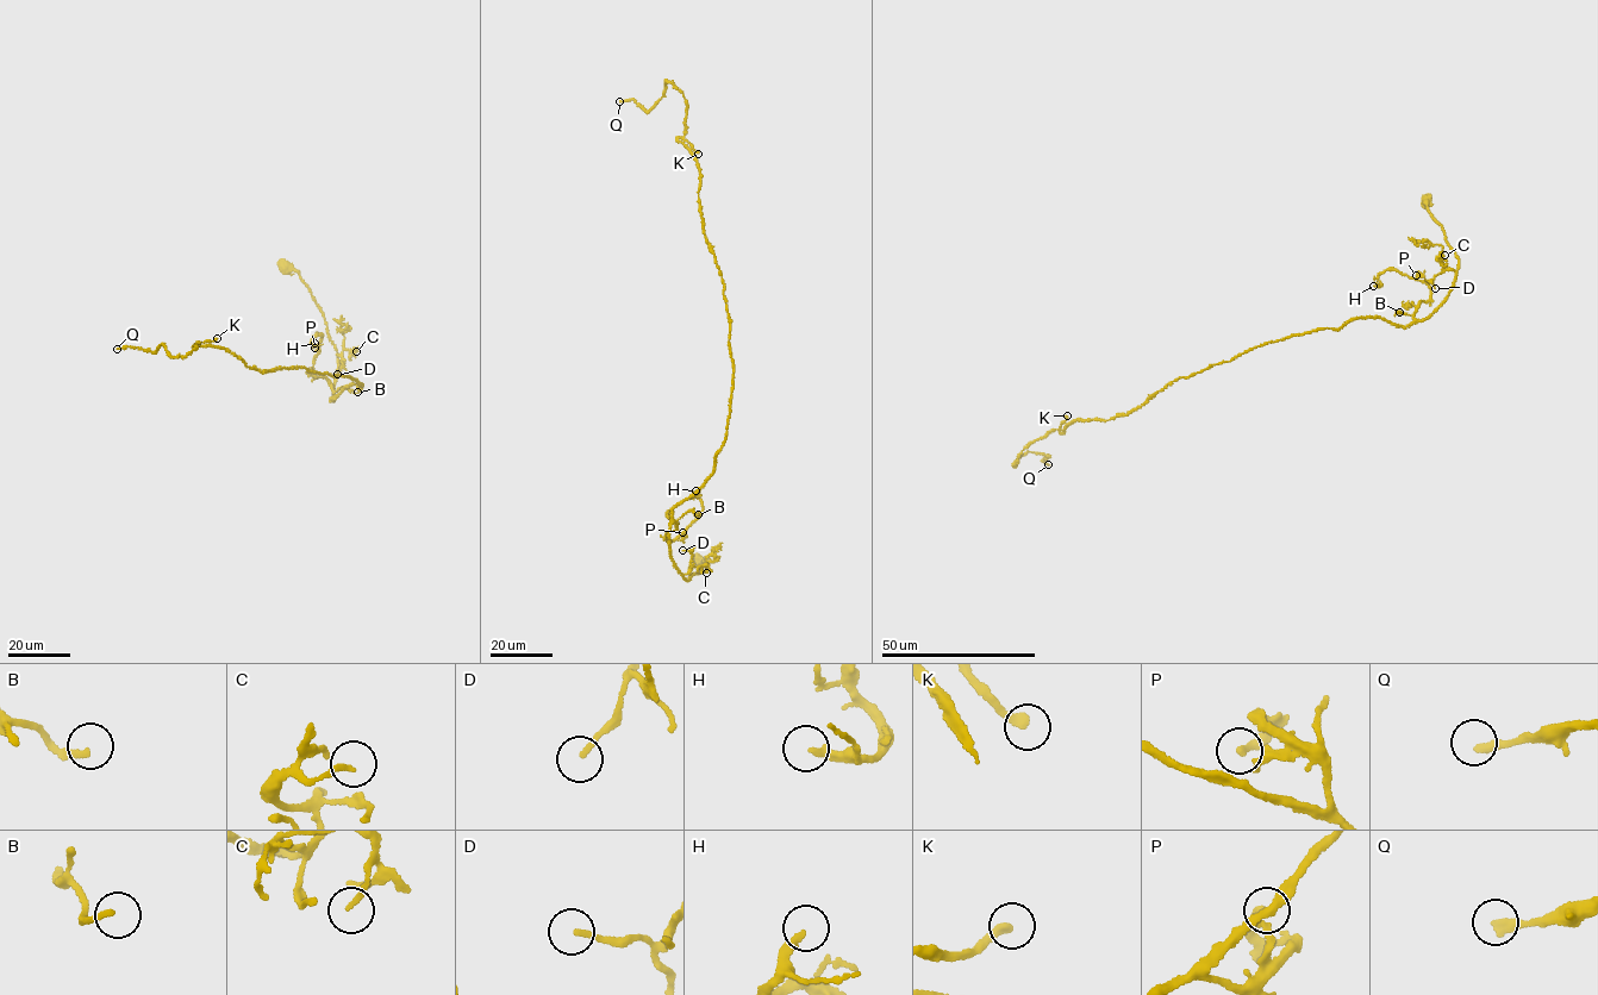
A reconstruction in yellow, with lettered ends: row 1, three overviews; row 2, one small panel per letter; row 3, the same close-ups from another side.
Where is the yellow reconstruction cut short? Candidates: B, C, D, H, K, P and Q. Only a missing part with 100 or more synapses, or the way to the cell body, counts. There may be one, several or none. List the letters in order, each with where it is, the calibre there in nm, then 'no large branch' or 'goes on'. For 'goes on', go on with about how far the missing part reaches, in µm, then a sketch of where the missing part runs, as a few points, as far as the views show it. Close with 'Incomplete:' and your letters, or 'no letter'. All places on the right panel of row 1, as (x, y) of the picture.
B: (1399, 312) | 200 nm | no large branch
C: (1444, 255) | 160 nm | no large branch
D: (1435, 288) | 150 nm | no large branch
H: (1373, 286) | 280 nm | no large branch
K: (1067, 415) | 300 nm | goes on | 140 µm | (1067, 415), (1063, 387), (1085, 348), (1118, 300), (1144, 298), (1133, 289), (1147, 182)
P: (1416, 275) | 240 nm | no large branch
Q: (1048, 464) | 320 nm | goes on | 110 µm | (1048, 464), (1081, 486), (1081, 504), (1118, 509), (1122, 517), (1105, 544), (1137, 533), (1142, 521), (1154, 532)
Incomplete: K, Q

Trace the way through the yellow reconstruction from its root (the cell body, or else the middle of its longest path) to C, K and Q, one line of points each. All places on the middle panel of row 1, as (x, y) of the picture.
C: (697, 559), (705, 559), (699, 573), (687, 580), (682, 577), (692, 567), (706, 564), (706, 573)
K: (697, 559), (687, 580), (672, 561), (673, 509), (712, 474), (734, 369), (699, 169), (678, 139), (698, 154)
Q: (697, 559), (687, 580), (668, 537), (725, 435), (724, 281), (678, 139), (684, 93), (619, 101)

